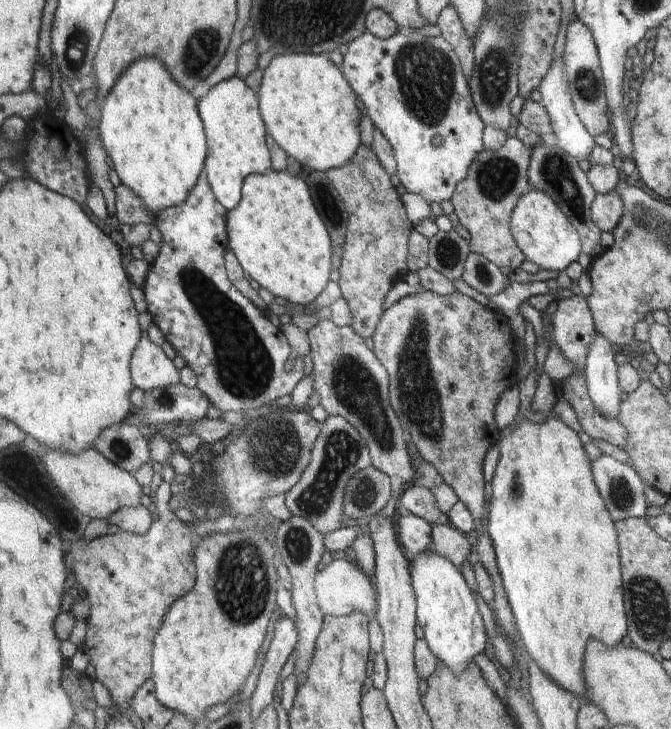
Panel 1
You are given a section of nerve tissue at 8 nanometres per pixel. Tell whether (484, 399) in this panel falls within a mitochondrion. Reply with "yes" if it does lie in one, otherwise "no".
no

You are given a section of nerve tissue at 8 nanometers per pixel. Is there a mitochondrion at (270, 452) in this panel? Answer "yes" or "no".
yes

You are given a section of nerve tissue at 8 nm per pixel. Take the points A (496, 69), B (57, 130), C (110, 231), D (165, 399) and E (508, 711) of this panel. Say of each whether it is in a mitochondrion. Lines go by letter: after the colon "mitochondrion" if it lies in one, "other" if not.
A: mitochondrion
B: other
C: other
D: mitochondrion
E: other

